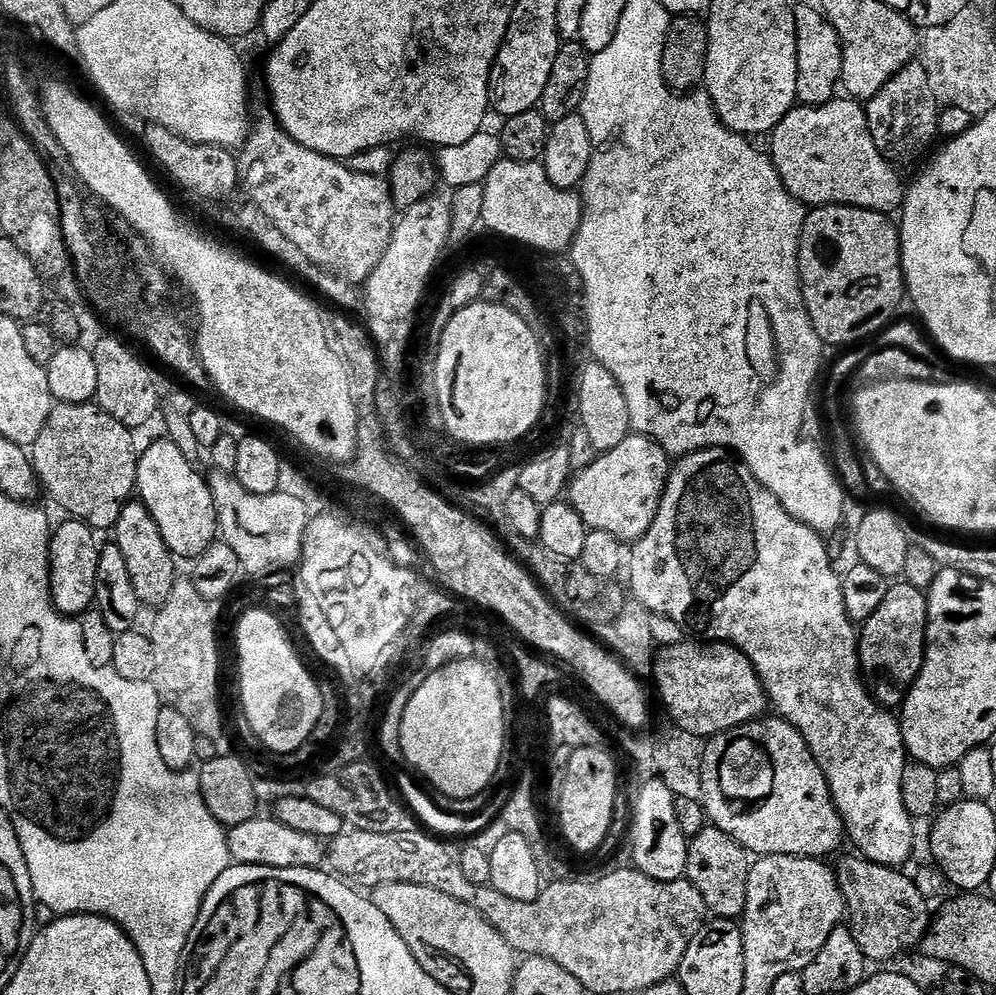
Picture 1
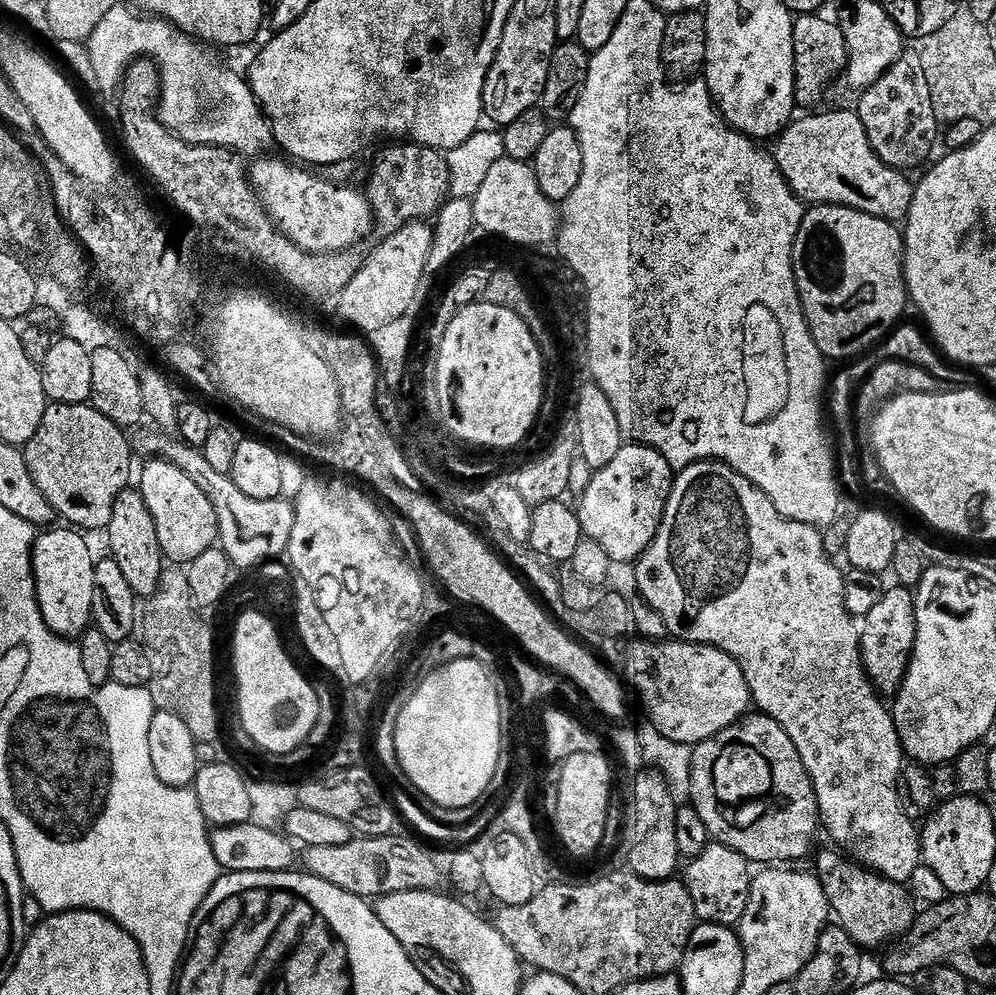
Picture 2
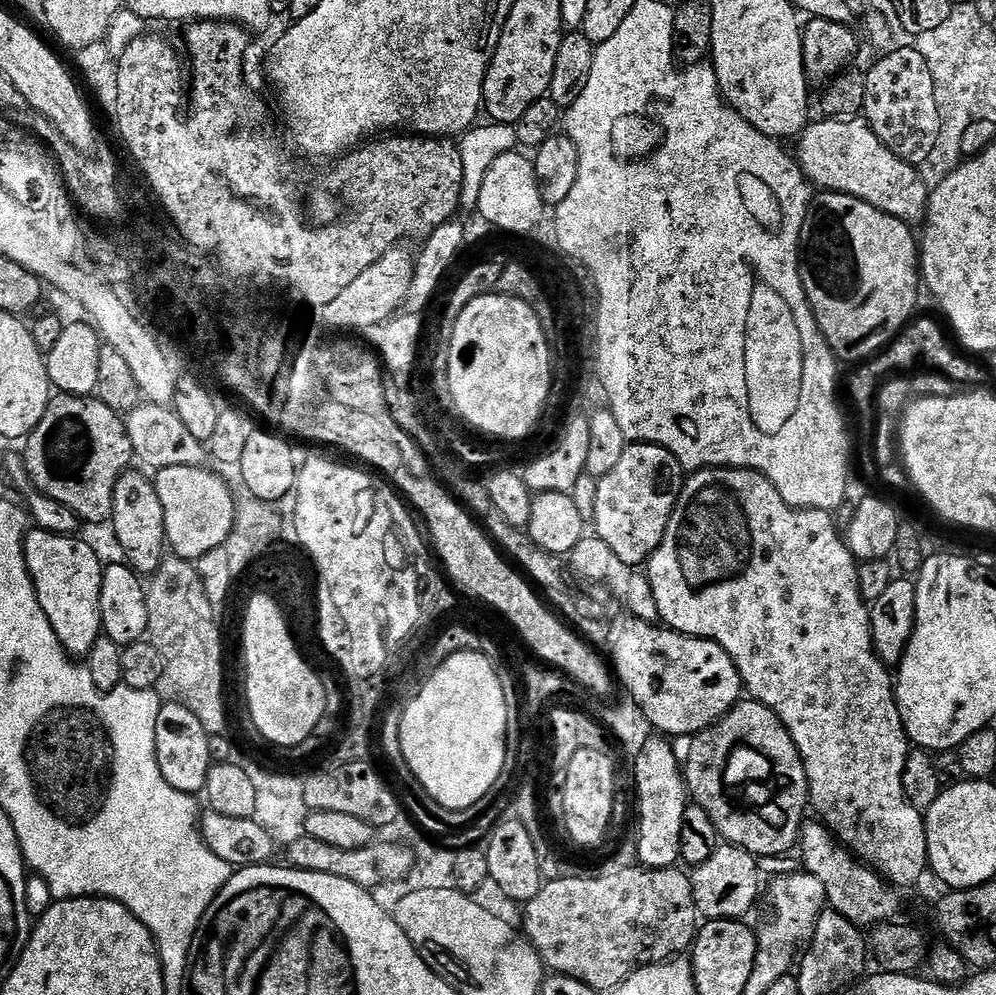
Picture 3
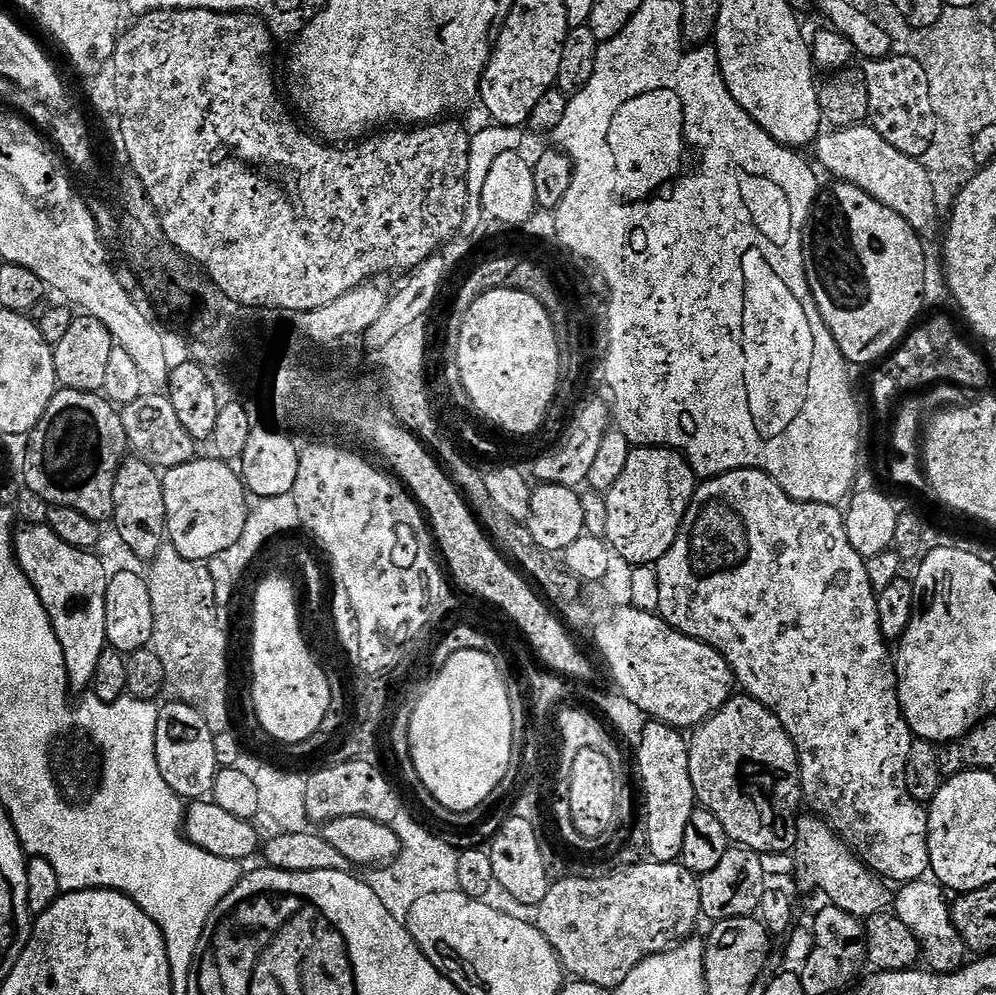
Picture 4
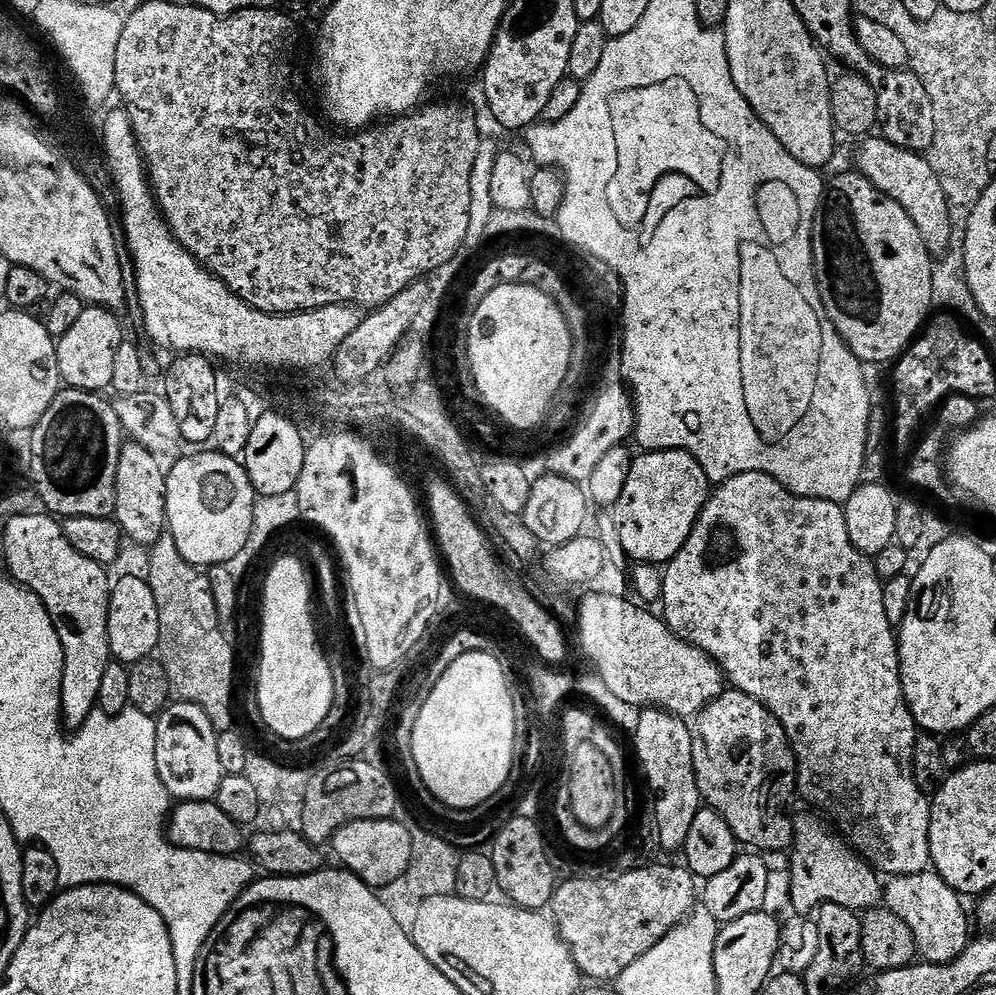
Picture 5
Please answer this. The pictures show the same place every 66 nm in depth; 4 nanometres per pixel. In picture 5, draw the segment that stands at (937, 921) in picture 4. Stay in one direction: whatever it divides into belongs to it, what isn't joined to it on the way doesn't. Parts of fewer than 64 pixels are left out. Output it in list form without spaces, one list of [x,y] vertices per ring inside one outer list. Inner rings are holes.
[[[935,871],[889,879],[882,892],[882,900],[890,911],[898,914],[902,922],[906,922],[906,926],[910,926],[912,937],[916,940],[919,959],[923,963],[948,964],[959,958],[968,948],[970,916],[969,913],[968,916],[964,913],[965,901],[961,893],[955,892]]]

